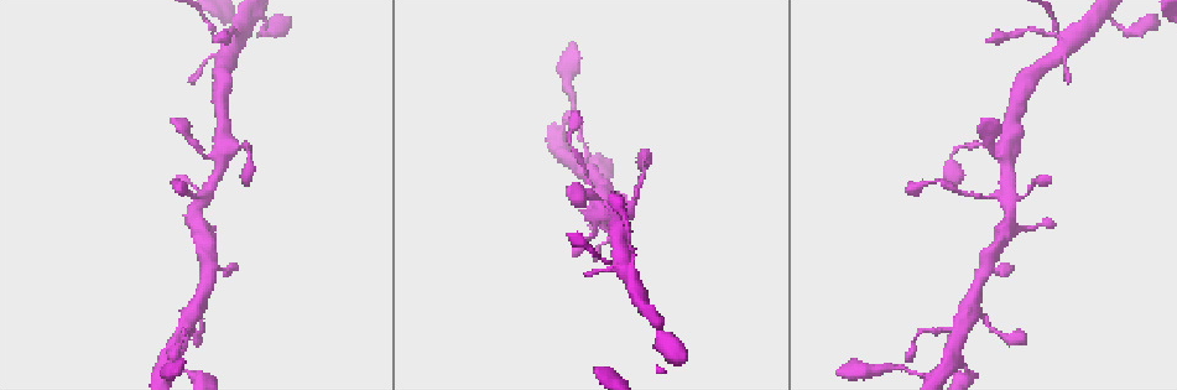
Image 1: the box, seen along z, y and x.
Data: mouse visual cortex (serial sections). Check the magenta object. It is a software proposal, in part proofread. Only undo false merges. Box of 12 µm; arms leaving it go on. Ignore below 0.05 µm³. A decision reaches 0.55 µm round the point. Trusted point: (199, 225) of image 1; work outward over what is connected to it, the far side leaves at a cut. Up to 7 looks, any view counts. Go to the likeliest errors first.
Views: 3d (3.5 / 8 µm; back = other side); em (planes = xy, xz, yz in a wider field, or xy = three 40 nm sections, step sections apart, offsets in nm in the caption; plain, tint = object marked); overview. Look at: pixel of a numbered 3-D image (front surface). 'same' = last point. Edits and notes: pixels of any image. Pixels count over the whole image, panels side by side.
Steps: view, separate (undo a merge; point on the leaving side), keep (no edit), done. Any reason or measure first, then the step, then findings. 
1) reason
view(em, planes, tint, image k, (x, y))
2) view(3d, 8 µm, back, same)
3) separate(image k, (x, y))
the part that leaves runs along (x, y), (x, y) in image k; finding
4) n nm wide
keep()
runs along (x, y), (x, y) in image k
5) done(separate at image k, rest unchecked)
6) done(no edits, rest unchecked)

four-way junction
view(3d, 3.5 µm, image 1, (1065, 35))

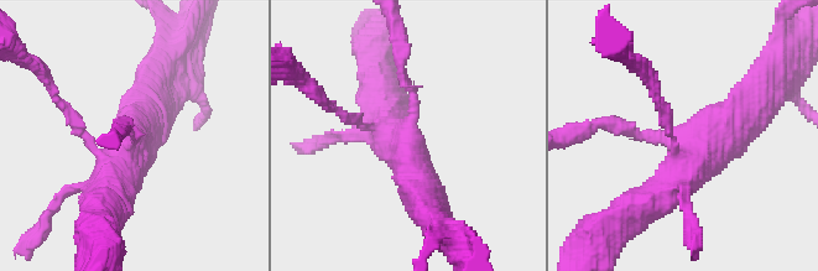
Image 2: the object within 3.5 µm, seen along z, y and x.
need the tissue
view(em, planes, tint, image 2, (681, 136))

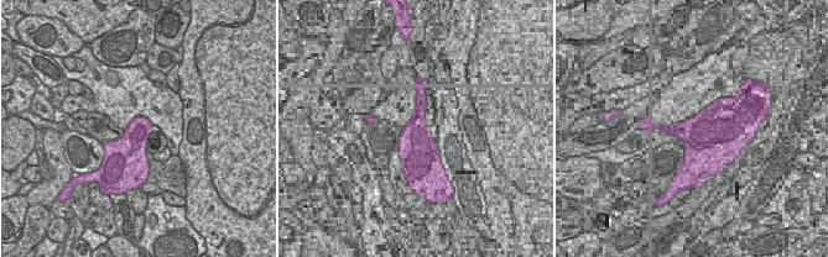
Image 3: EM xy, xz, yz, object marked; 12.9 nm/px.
keep()
runs along (637, 209), (755, 107) in image 2; all the same cell

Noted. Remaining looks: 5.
a narrow waist
view(3d, 3.5 µm, image 1, (1028, 194))

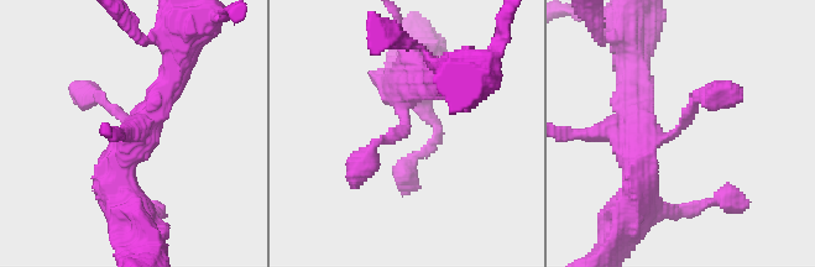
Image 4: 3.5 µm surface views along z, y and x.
keep()
runs along (400, 82), (403, 130), (380, 139), (358, 174) in image 4; all the same cell

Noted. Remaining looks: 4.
small branch off a trunk
view(3d, 3.5 µm, back, image 1, (594, 174))

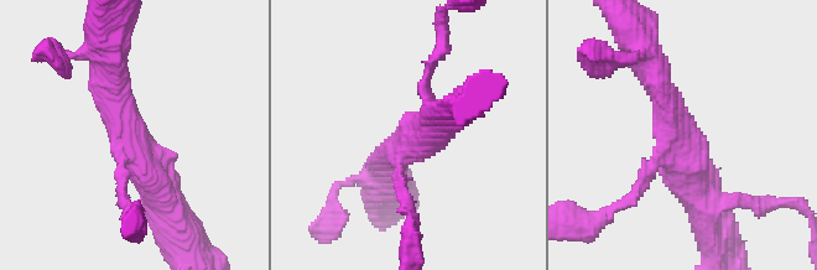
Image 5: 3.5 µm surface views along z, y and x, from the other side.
3 arms; arms of 150, 400, 500 nm; now the EM
view(em, planes, tint, image 5, (134, 145))

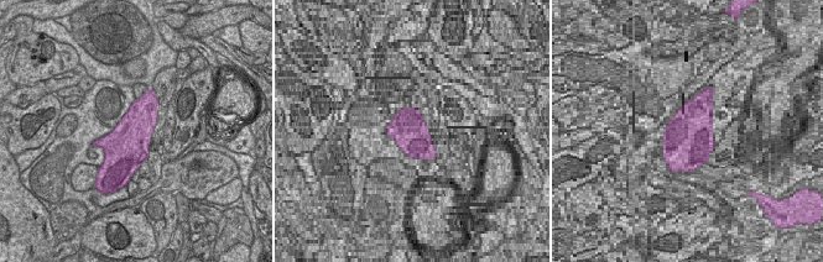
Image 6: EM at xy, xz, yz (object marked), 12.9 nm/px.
keep()
runs along (114, 73), (125, 130), (171, 213) in image 5; all the same cell

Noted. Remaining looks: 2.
done(no edits, rest unchecked)

